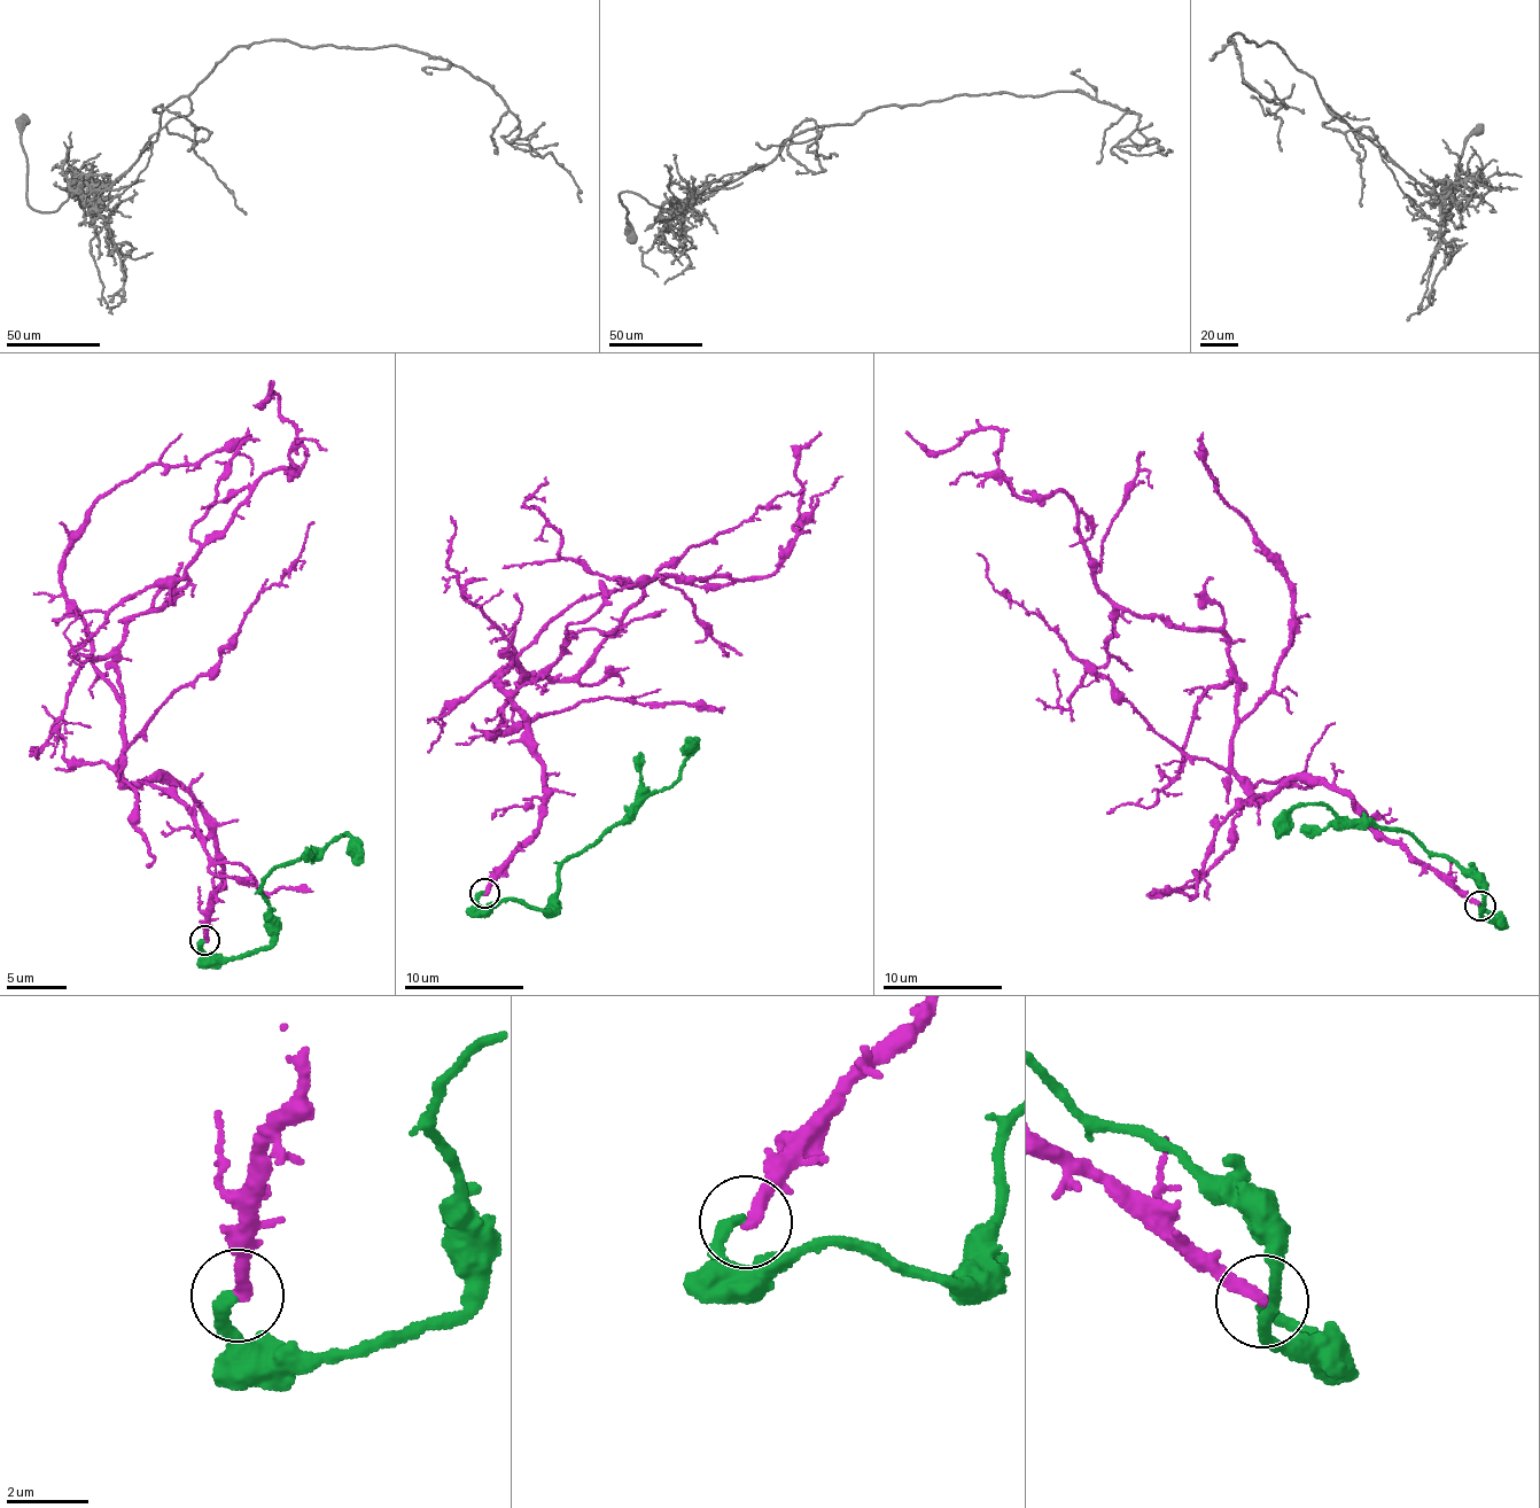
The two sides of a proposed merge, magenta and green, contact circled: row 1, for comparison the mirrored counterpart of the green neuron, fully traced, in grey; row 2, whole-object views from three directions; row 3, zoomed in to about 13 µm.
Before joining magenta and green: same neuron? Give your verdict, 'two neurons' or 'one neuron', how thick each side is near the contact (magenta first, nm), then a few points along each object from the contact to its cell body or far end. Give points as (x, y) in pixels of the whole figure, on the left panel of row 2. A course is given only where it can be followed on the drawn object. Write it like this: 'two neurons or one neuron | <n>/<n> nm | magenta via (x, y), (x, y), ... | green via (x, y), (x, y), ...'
two neurons | 320/320 nm | magenta via (203, 940), (209, 817), (166, 776), (123, 777), (117, 646), (296, 466), (280, 402), (261, 405), (272, 380) | green via (203, 940), (210, 957), (270, 943), (259, 893), (275, 869), (323, 855), (344, 832), (359, 863)

